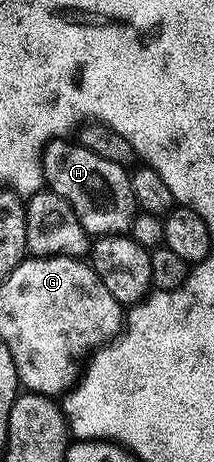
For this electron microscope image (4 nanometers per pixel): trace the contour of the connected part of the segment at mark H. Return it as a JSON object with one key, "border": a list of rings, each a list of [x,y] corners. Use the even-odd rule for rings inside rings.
{"border":[[[64,139],[51,141],[44,148],[42,167],[44,168],[44,179],[47,188],[53,193],[62,195],[70,203],[74,215],[82,223],[82,227],[90,235],[103,235],[106,233],[127,234],[132,228],[132,221],[138,212],[134,191],[130,187],[130,173],[127,168],[118,163],[110,163],[110,159],[102,159],[102,155],[94,155],[94,151],[83,149],[78,143],[72,143],[68,149],[69,142]]]}

